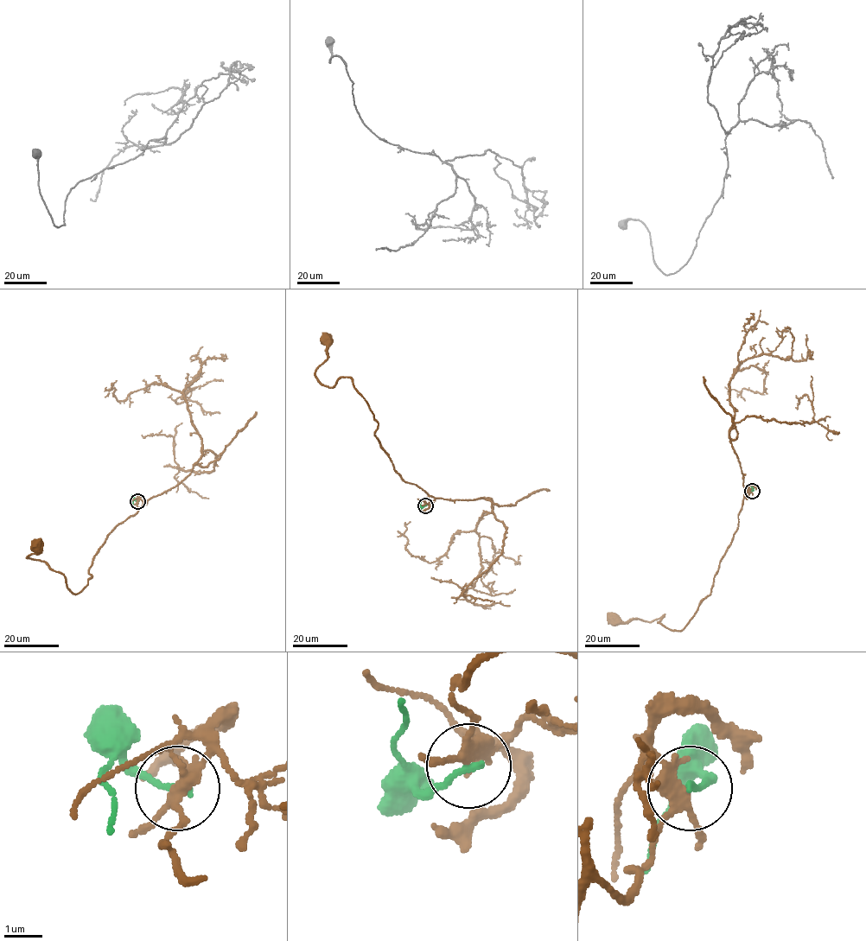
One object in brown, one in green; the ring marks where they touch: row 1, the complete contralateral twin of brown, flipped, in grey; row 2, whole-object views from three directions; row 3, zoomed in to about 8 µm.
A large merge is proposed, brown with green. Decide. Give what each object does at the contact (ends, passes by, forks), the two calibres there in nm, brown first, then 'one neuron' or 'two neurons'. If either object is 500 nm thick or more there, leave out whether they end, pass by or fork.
brown forks there; green ends there; 280 nm thick on the brown side, 160 nm on the other; two neurons

